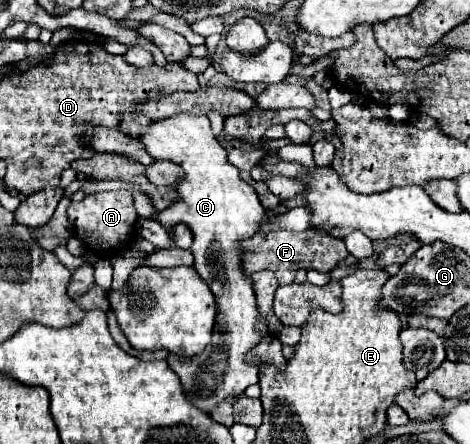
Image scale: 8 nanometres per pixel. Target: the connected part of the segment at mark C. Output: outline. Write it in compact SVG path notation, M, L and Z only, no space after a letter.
M178 114L168 120L158 120L152 124L148 134L142 134L142 142L154 160L174 162L186 172L184 180L180 180L176 188L182 202L158 212L154 220L164 228L186 224L192 230L194 244L190 252L194 256L194 268L216 296L218 318L212 342L202 354L192 358L170 354L168 364L180 376L190 402L202 412L210 412L228 396L238 396L250 384L258 382L258 368L246 362L246 354L266 336L254 330L260 314L254 300L252 282L242 272L240 254L242 242L254 236L258 222L266 218L266 212L256 190L240 178L236 166L228 164L226 150L214 138L208 116Z

